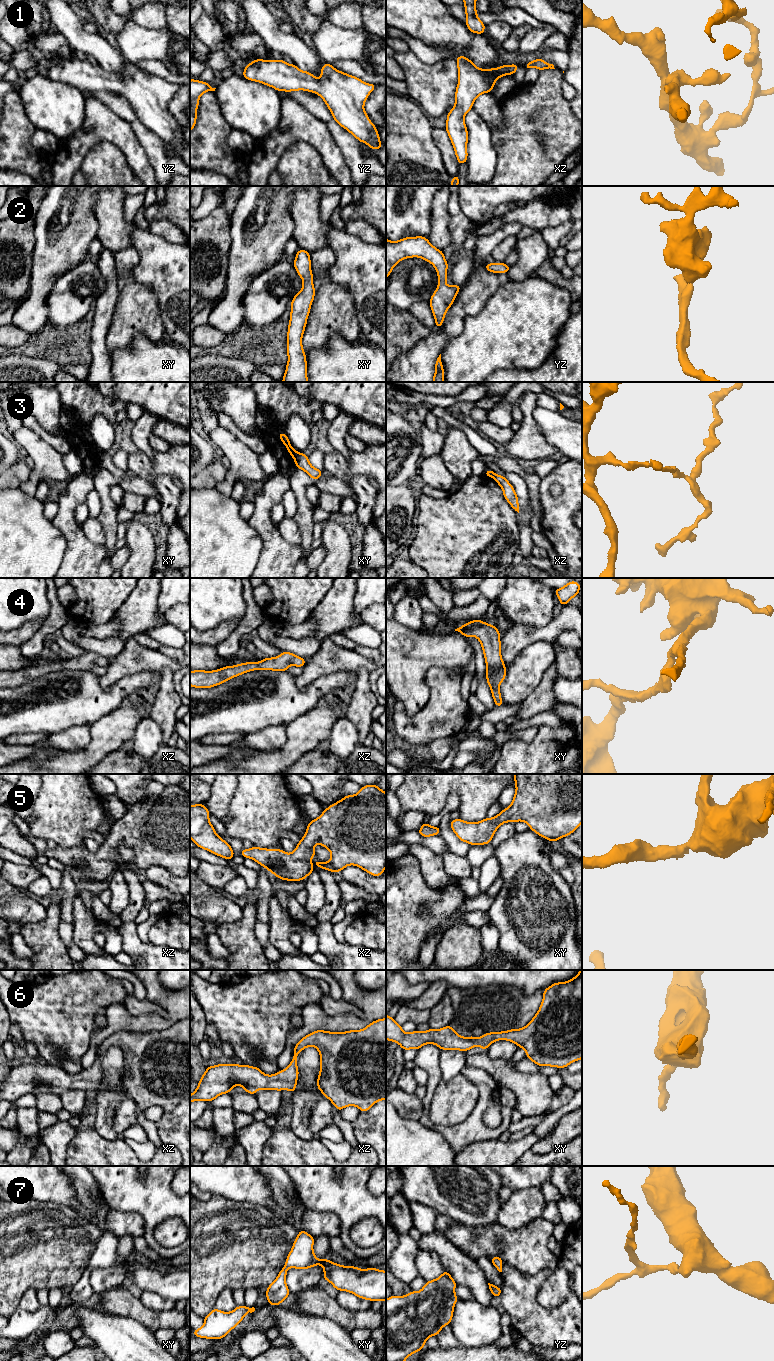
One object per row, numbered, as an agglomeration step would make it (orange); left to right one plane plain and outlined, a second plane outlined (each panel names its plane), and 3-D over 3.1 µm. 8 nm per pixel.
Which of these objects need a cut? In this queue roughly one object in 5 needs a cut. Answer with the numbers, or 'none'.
3

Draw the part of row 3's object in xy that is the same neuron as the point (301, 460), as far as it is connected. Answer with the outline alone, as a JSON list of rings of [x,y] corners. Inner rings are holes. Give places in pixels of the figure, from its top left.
[[[298,453],[294,458],[294,462],[298,469],[304,470],[312,479],[318,480],[322,475],[322,470],[314,468],[310,462],[308,455],[303,453]]]

